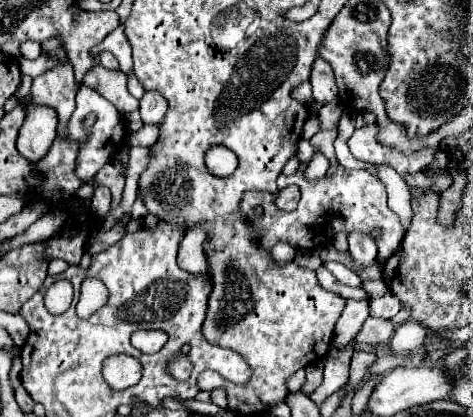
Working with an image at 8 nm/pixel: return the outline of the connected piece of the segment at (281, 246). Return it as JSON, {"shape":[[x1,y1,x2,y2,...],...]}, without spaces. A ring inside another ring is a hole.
{"shape":[[279,243,271,249,273,259,279,264,283,265,288,261,294,259,296,250,289,244]]}

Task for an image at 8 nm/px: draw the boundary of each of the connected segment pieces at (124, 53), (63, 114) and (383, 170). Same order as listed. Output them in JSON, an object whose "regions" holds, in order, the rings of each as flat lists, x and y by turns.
{"regions":[[[123,26,115,28,103,42,101,42,101,50,109,50,115,54,115,58,119,60,119,68,125,72,125,74,131,74,133,72,133,58,131,58,131,46,125,38,125,32,123,32]],[[69,62,37,76,31,86,33,102,49,104,57,110,59,114,57,132,65,130,65,124,71,112,75,110,75,94,77,94,77,82,73,76,73,66]],[[375,164,375,176,385,184,387,188,387,204,389,208,399,216,401,224,403,224,403,230,407,232,409,230,409,222,411,222,411,216,413,216,413,210,411,210,411,192,407,190,403,178,391,170,391,166,385,166,385,164]]]}

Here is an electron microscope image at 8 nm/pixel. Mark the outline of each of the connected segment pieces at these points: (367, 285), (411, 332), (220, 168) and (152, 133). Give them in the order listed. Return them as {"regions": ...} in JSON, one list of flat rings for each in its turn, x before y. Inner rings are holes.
{"regions":[[[381,279,381,282,373,282,373,284,371,282,365,282,361,286,370,295,371,299,384,296,388,292,387,285,383,282,383,279]],[[405,322,395,328,393,338,389,340,389,348,395,352,411,352,419,348,425,340,425,328,419,322]],[[217,144,207,150,205,164,207,164,207,170,215,176,229,176,237,168,237,156,229,148,223,148]],[[143,126,141,130,133,132,129,138,129,146,153,146,159,138,157,126]]]}

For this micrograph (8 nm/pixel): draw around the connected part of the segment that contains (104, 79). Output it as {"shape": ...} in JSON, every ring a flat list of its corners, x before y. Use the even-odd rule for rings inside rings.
{"shape":[[95,64,85,74,85,84,99,90,109,102,117,106,117,110,127,116,139,108,139,102,127,90,127,76,119,70,107,70,101,64]]}

